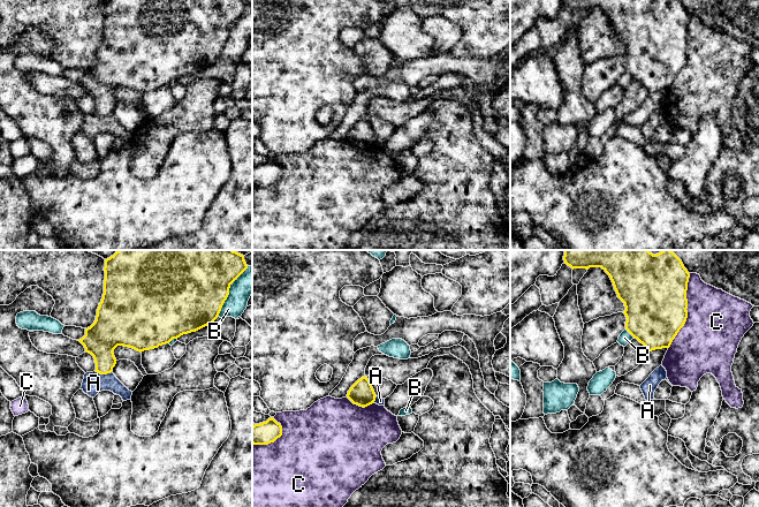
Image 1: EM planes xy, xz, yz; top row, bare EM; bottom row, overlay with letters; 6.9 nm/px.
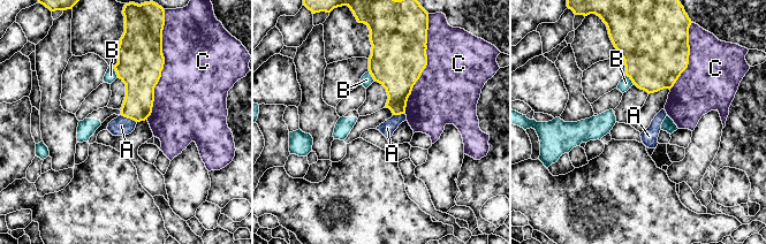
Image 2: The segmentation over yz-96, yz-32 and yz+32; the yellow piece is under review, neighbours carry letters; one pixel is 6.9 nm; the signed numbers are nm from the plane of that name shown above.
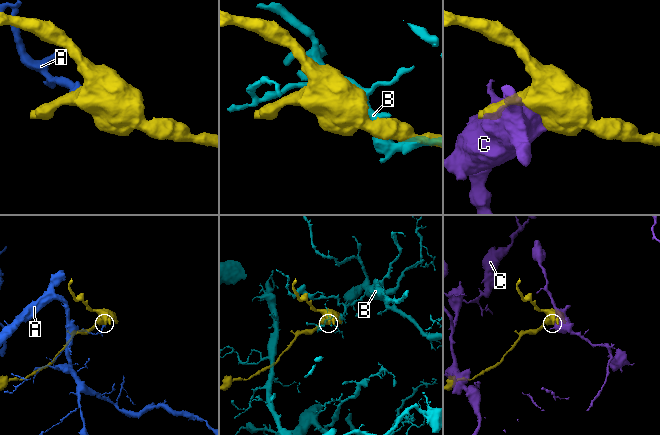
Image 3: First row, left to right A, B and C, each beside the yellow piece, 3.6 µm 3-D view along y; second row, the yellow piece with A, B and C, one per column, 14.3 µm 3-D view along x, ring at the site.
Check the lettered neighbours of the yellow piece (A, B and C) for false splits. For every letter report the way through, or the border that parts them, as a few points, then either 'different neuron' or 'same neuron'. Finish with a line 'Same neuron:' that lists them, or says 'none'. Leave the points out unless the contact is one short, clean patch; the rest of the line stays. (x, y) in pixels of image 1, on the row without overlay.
A: border xy (95, 112), (100, 115), (111, 114); different neuron
B: different neuron
C: different neuron
Same neuron: none

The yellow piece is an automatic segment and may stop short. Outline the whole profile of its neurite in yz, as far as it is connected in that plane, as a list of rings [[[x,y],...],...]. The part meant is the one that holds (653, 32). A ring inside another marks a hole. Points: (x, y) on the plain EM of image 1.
[[[563,0],[564,6],[574,10],[586,10],[590,9],[601,9],[610,20],[614,31],[617,36],[617,39],[624,45],[625,52],[623,55],[627,59],[625,63],[625,71],[640,85],[643,85],[647,93],[652,93],[655,91],[669,90],[673,82],[680,74],[680,71],[684,68],[686,60],[688,60],[688,41],[686,41],[686,32],[688,32],[688,24],[690,20],[690,15],[684,9],[682,2],[680,0]]]

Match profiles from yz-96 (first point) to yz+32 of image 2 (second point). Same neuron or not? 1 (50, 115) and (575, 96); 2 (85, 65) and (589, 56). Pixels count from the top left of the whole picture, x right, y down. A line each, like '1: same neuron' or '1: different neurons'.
1: same neuron
2: different neurons

